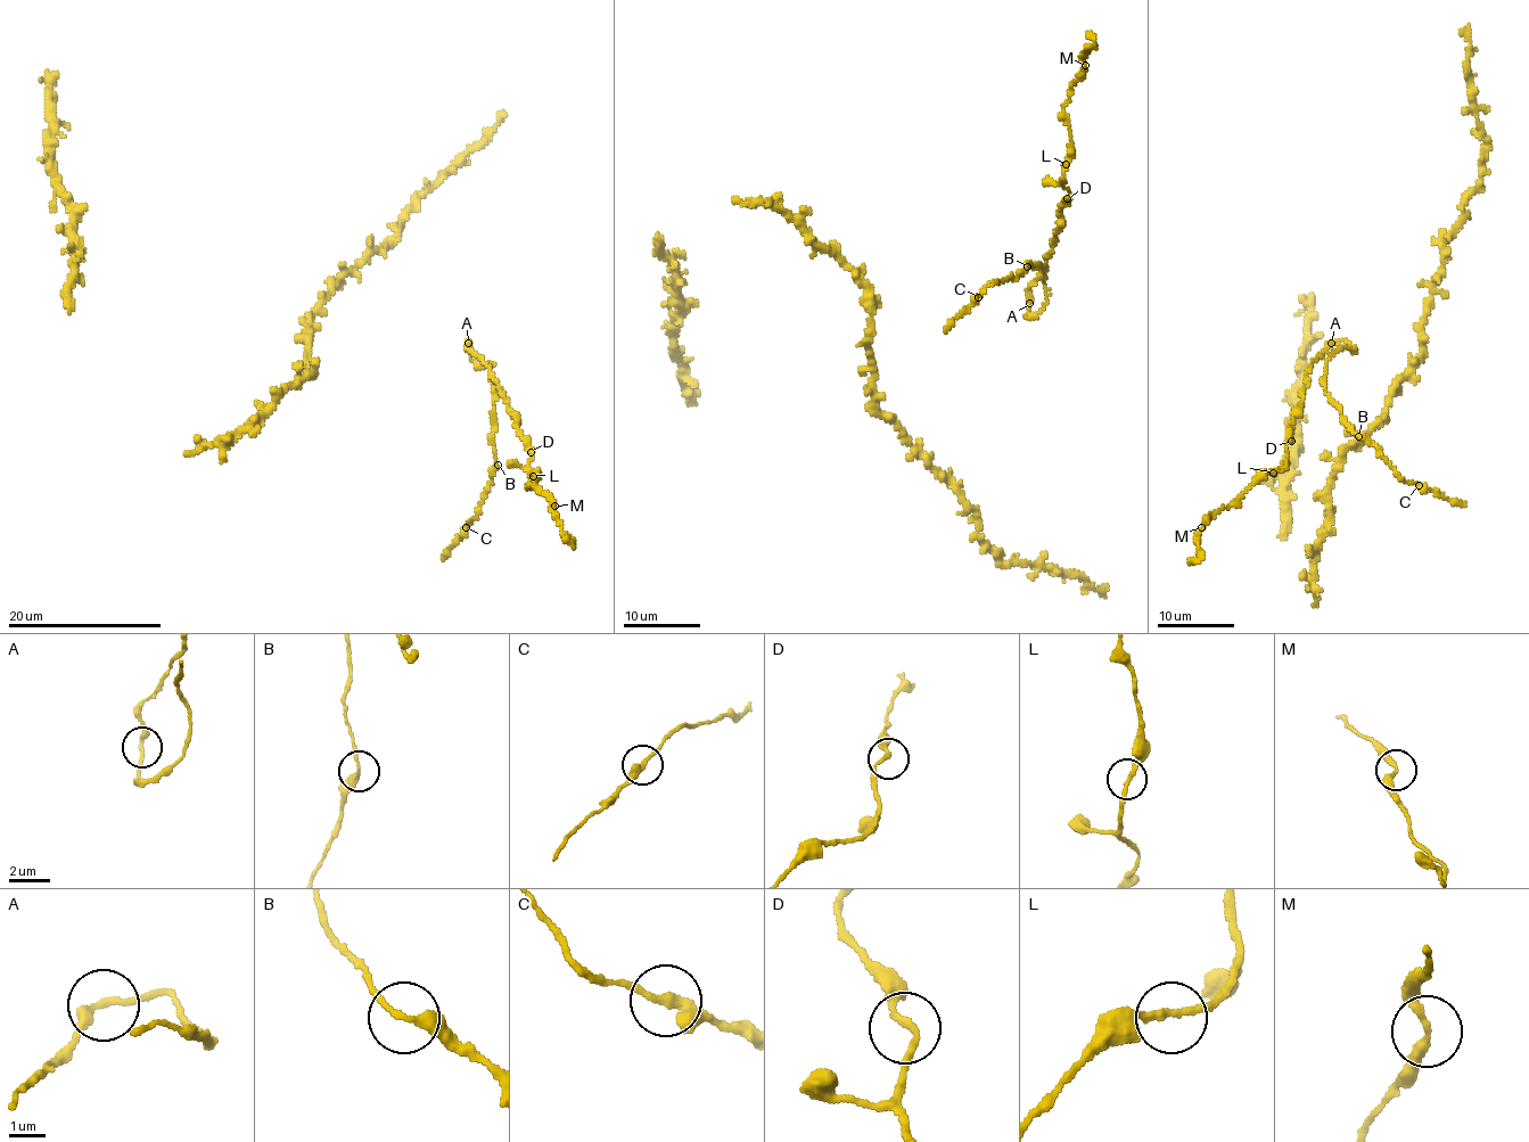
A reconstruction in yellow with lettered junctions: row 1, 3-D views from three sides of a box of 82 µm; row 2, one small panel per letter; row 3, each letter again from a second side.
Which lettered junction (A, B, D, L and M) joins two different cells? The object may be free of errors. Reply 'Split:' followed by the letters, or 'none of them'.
Split: none of them

